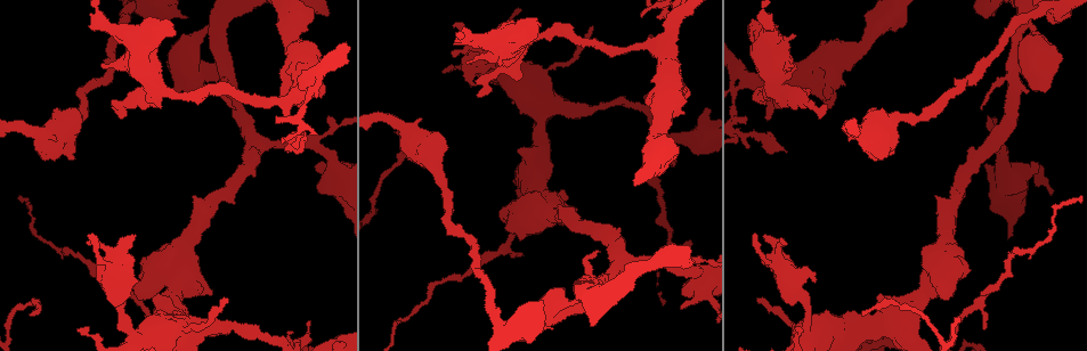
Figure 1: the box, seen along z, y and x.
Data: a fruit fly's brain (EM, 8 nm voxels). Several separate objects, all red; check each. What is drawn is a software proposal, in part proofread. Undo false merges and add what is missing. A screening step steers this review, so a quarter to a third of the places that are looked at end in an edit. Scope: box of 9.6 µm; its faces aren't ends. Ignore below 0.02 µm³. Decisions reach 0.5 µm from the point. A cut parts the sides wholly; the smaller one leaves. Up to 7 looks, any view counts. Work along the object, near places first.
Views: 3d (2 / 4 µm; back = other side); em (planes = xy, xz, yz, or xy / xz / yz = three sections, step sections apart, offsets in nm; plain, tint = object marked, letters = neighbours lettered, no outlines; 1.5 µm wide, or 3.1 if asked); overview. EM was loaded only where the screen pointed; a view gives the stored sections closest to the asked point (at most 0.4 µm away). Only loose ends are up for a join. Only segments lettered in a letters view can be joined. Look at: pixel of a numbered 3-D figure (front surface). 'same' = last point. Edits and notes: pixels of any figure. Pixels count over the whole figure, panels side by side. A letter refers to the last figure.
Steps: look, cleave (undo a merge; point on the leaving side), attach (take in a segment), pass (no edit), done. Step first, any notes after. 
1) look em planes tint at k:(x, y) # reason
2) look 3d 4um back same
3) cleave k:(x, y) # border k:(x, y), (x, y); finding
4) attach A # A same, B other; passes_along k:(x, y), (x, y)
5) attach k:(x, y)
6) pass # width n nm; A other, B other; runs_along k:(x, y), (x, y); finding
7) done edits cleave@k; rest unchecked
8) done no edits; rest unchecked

look 3d 2um at 1:(745, 80) # thin arm on a thick one

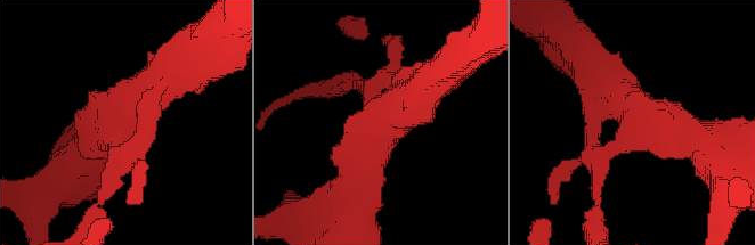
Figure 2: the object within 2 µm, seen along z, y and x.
look em xy step 4 letters at 2:(642, 122)

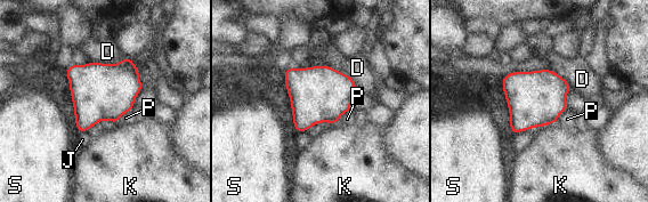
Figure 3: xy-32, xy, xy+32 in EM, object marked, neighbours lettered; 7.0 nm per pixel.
pass # D other, J other, K other, P other, S other; border 3:(130, 112), (124, 112), (119, 122); one cell here

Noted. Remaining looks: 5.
look em planes letters at 1:(287, 152) # thin end

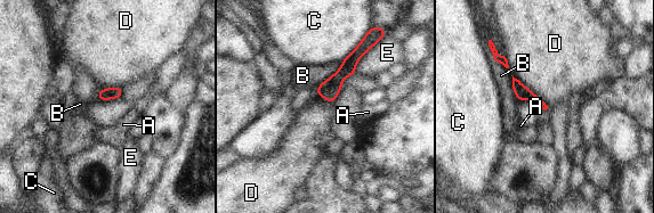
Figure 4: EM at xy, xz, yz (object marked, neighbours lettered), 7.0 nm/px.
pass # A other, B other, C other, D other, E other; runs_along 4:(363, 49), (322, 95); no lettered segment goes on from it

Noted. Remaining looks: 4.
look em planes plain at 1:(756, 235) # thin end

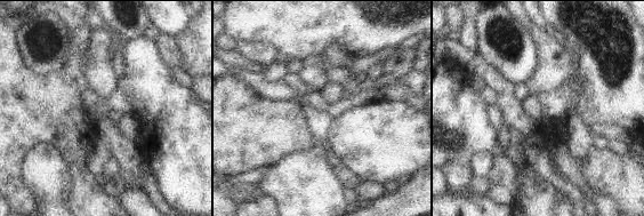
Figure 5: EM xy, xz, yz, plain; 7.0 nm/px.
look em planes letters same # see the neighbours

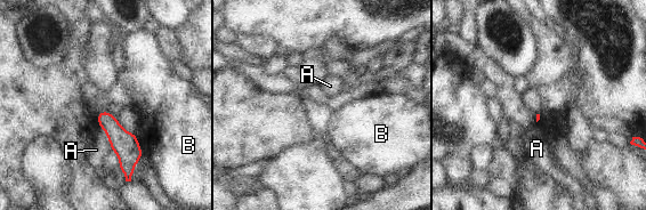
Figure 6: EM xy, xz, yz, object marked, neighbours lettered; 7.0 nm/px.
pass # A other, B other; border 6:(102, 129), (106, 134), (112, 148); none of them fits

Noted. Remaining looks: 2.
done no edits; rest unchecked

